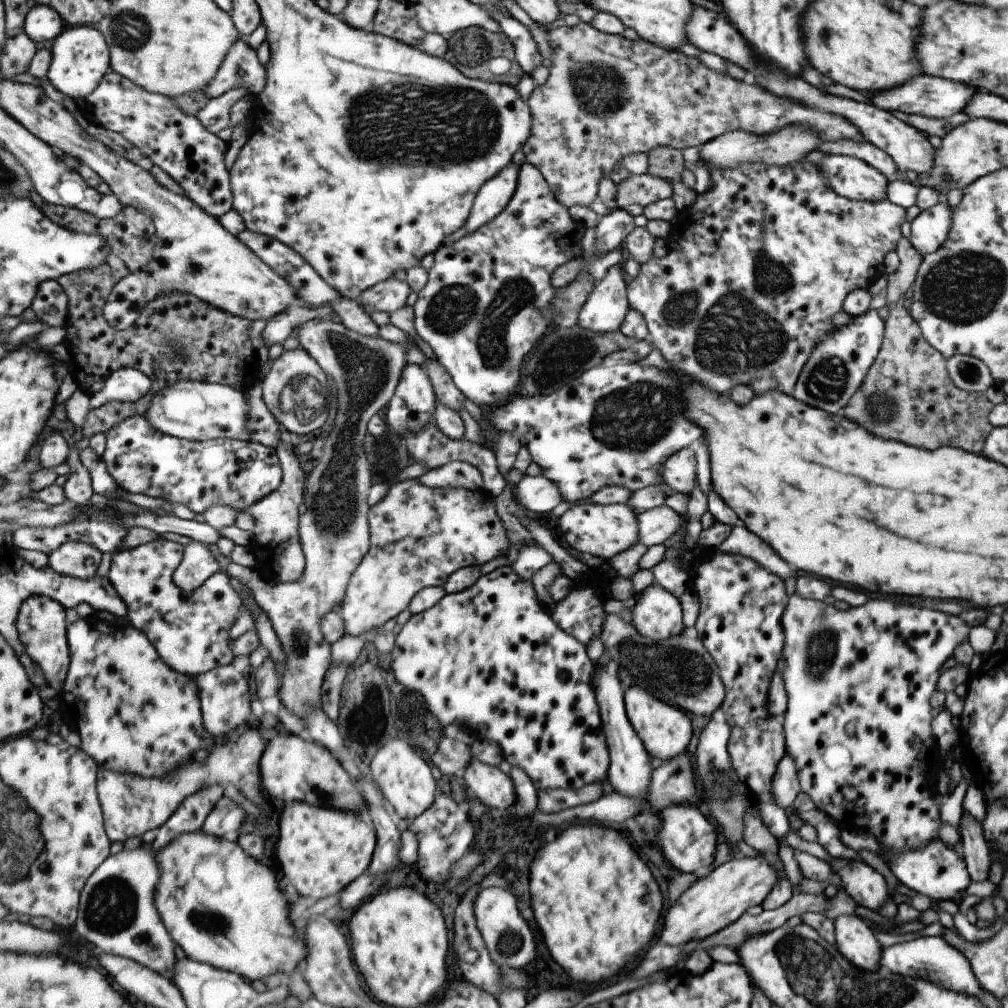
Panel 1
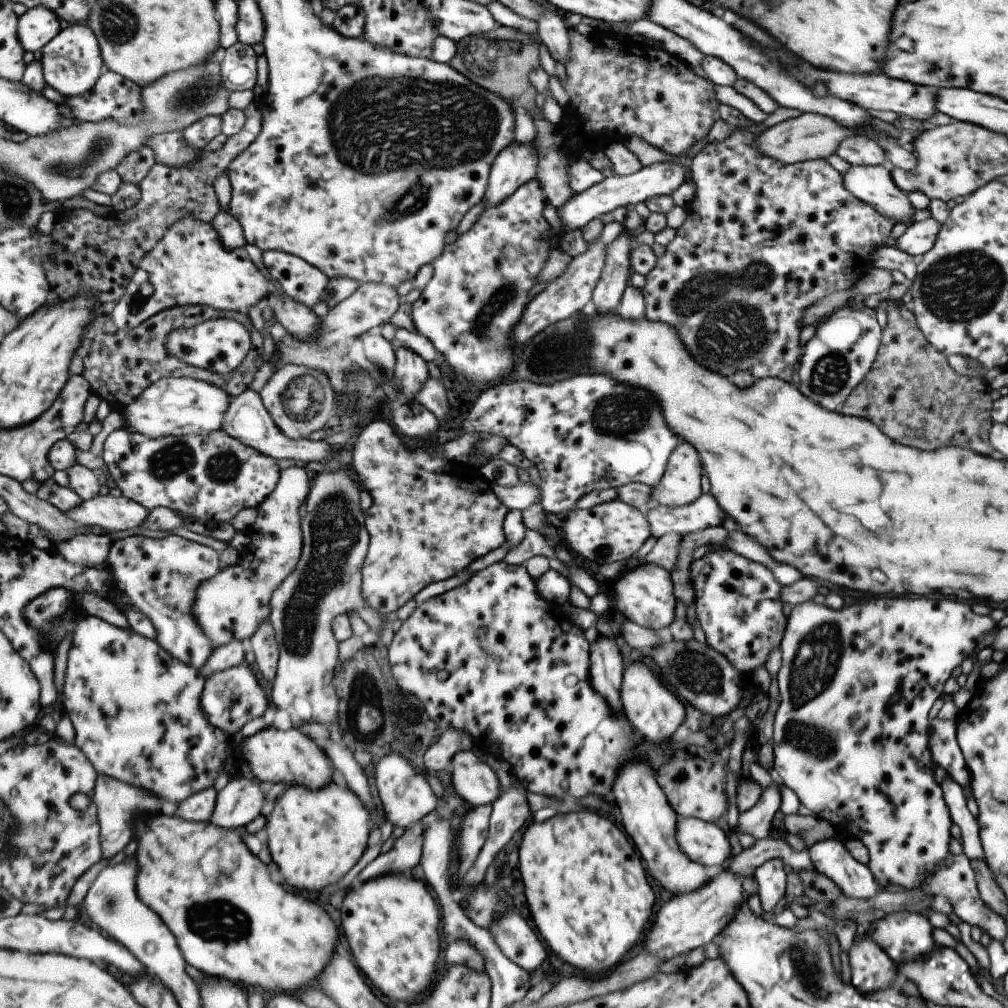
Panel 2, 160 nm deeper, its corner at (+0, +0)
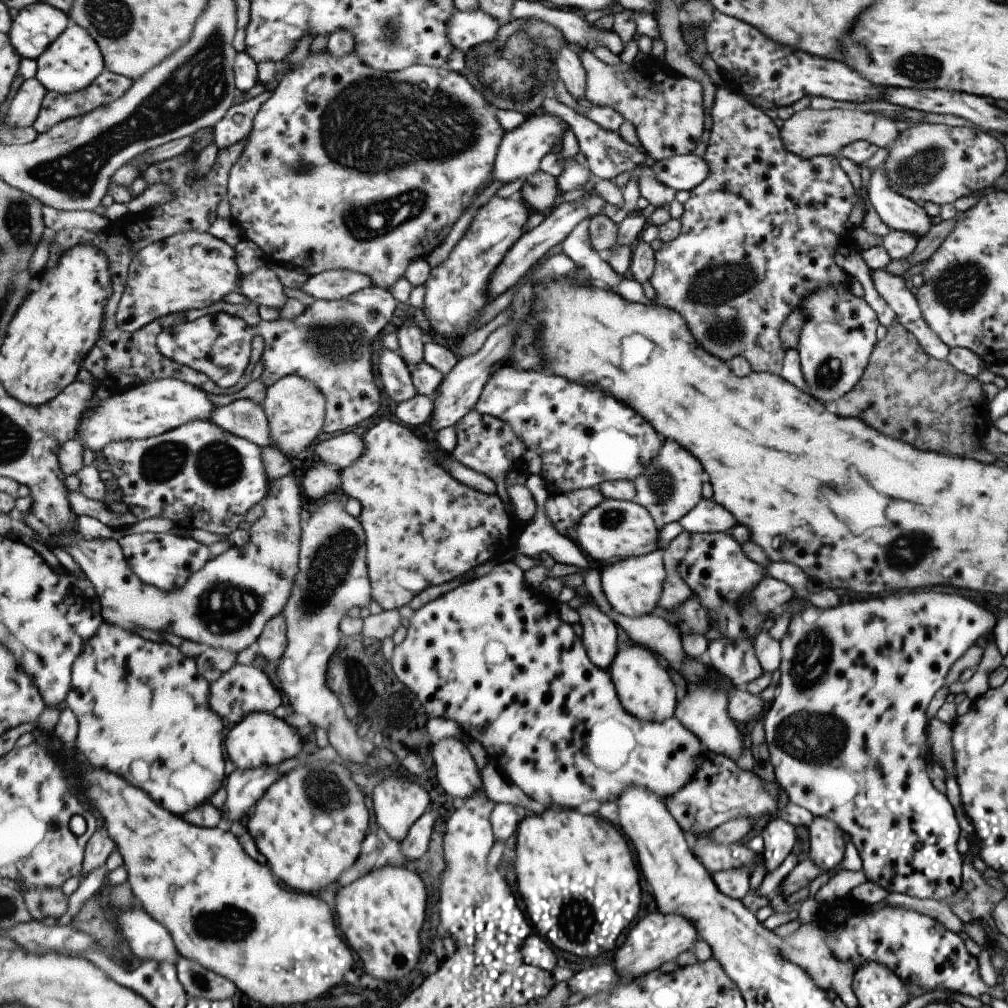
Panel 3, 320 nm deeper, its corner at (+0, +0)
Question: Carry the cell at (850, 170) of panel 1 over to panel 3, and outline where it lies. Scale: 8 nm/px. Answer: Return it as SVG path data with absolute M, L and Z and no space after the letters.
M881 165L870 175L862 194L879 215L881 222L894 231L908 232L918 239L926 235L932 225L930 216L921 206L893 192Z

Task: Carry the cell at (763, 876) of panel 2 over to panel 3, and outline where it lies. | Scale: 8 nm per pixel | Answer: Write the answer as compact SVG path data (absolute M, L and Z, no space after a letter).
M773 817L763 827L760 835L764 842L760 861L767 871L777 868L798 840L794 826L777 817Z

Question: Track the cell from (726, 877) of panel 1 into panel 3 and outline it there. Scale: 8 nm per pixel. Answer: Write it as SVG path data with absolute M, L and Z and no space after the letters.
M657 910L648 913L629 928L623 944L615 947L610 965L617 976L617 985L629 983L647 975L647 972L657 970L663 962L672 961L677 954L687 951L696 938L695 926L683 916L663 914Z

